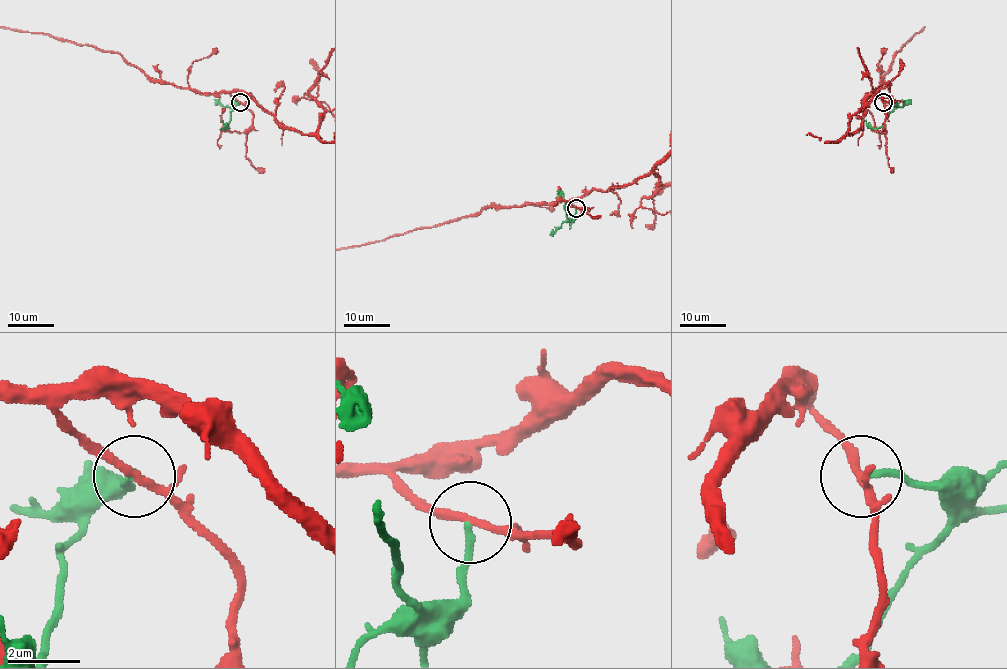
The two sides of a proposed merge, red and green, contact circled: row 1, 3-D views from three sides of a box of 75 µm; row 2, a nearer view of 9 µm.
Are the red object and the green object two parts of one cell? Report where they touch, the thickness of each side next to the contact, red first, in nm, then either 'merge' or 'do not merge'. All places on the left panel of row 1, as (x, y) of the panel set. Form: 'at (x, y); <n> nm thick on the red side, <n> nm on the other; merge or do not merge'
at (240, 102); 170 nm thick on the red side, 180 nm on the other; do not merge

